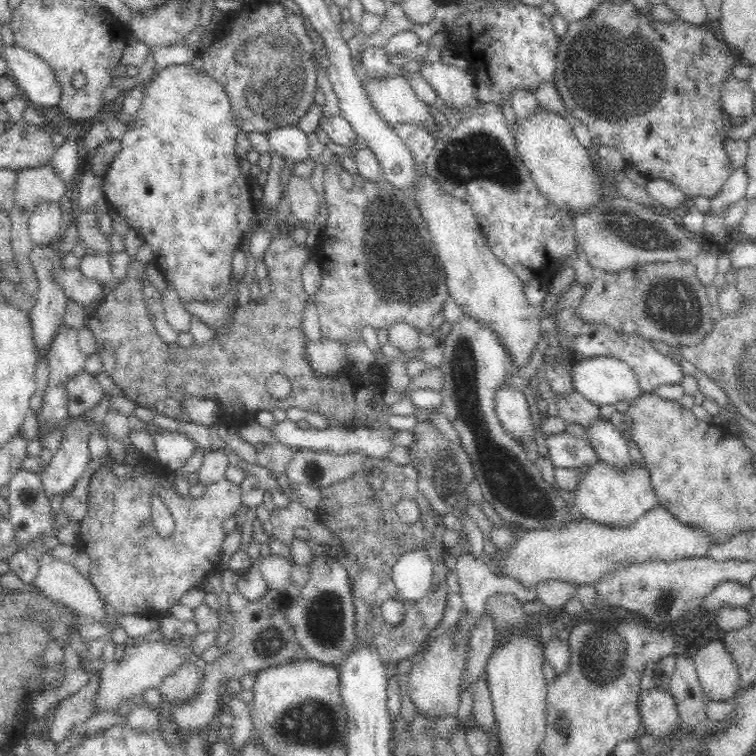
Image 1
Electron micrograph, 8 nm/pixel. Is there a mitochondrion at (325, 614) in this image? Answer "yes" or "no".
yes

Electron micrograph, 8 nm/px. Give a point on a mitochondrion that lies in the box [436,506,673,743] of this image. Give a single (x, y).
(605, 657)

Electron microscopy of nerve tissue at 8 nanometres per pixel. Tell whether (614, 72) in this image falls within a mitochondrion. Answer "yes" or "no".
yes

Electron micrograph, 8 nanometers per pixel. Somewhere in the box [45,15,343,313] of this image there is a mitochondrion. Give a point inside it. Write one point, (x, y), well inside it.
(273, 84)

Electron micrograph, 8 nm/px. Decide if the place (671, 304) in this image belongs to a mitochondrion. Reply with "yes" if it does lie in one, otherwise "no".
yes

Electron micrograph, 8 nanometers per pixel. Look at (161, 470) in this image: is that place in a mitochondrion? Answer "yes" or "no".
no

